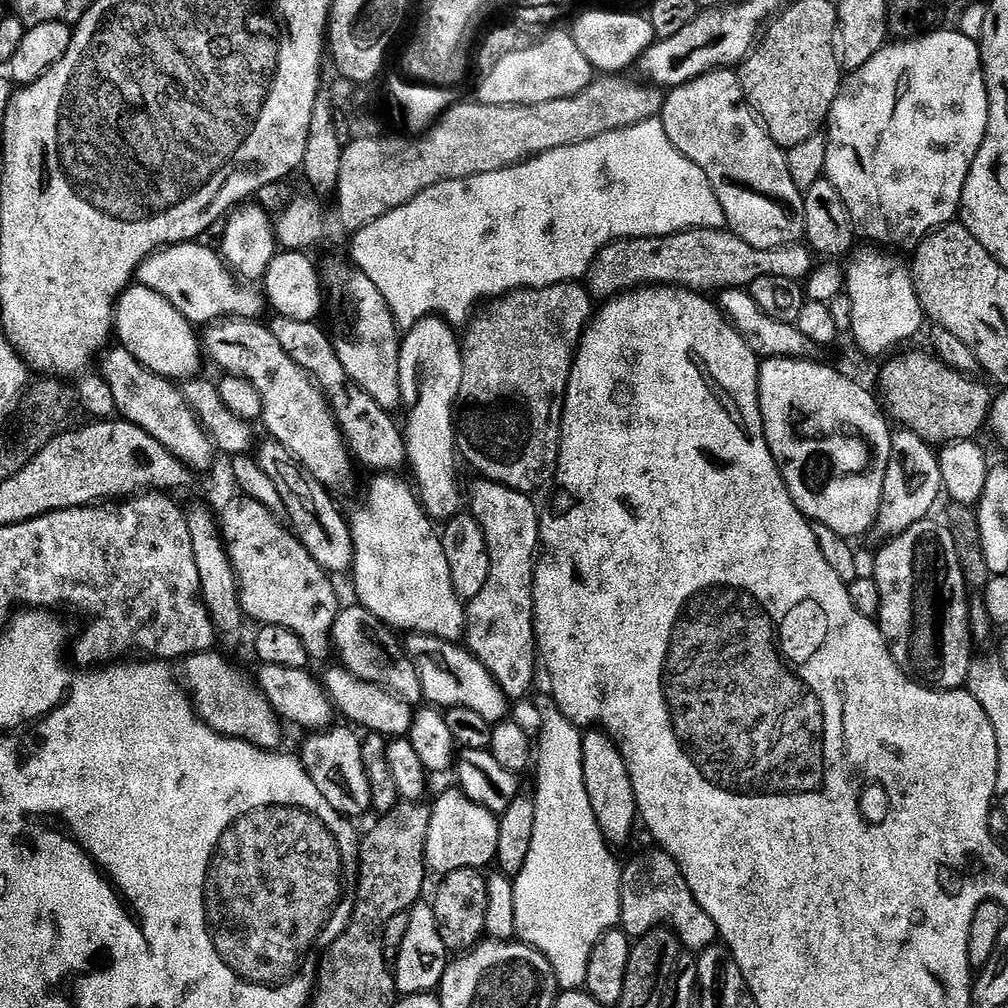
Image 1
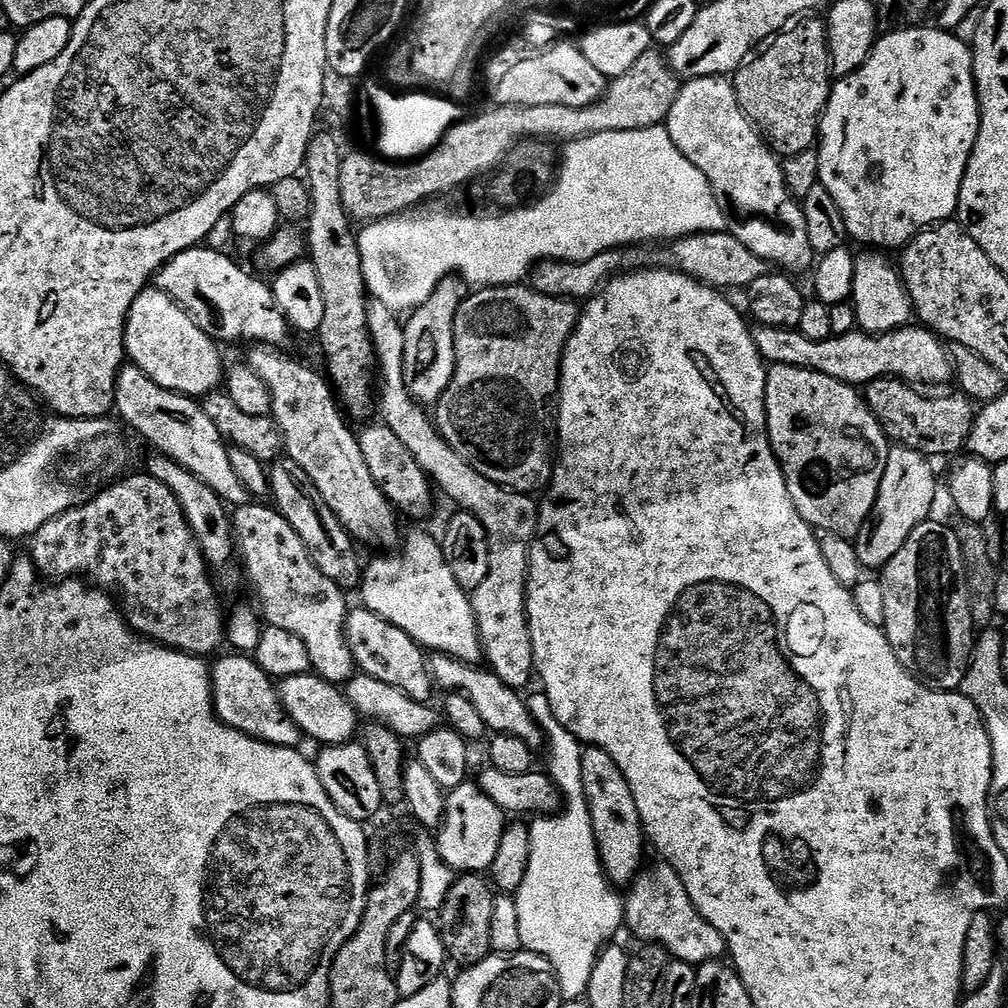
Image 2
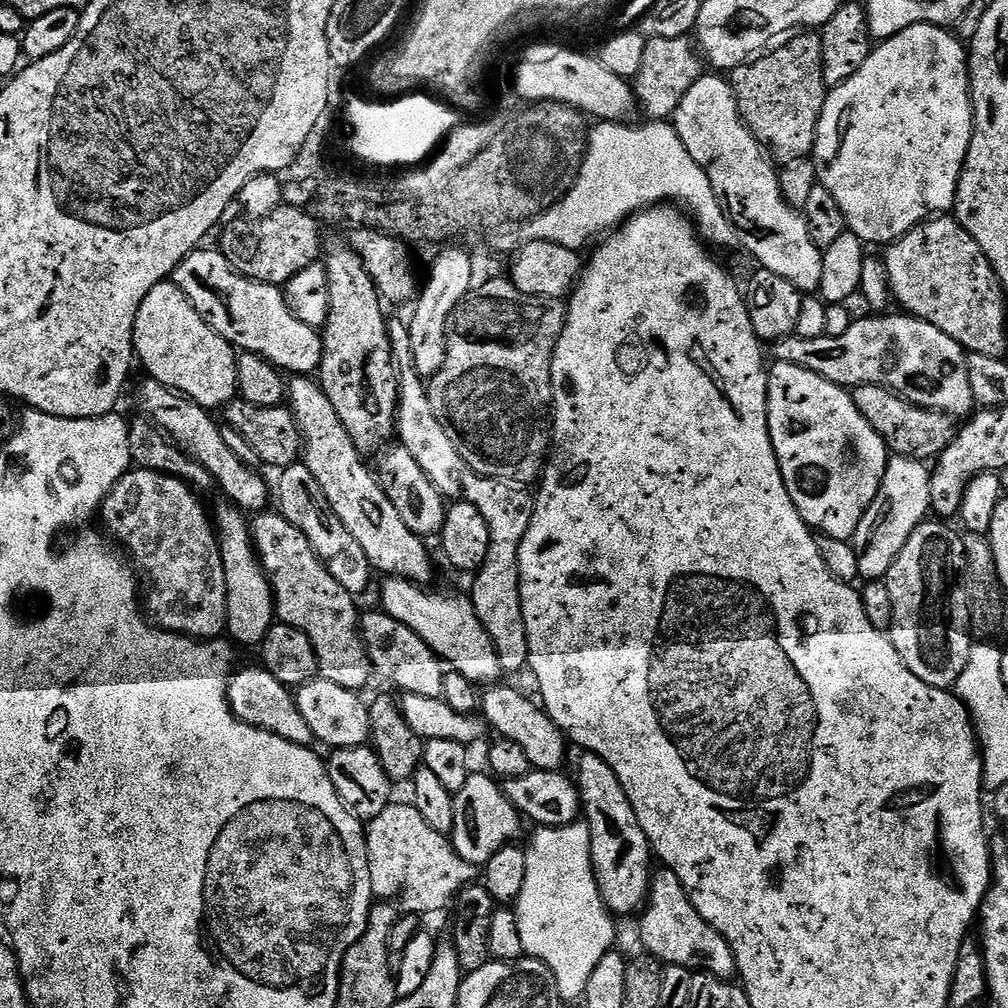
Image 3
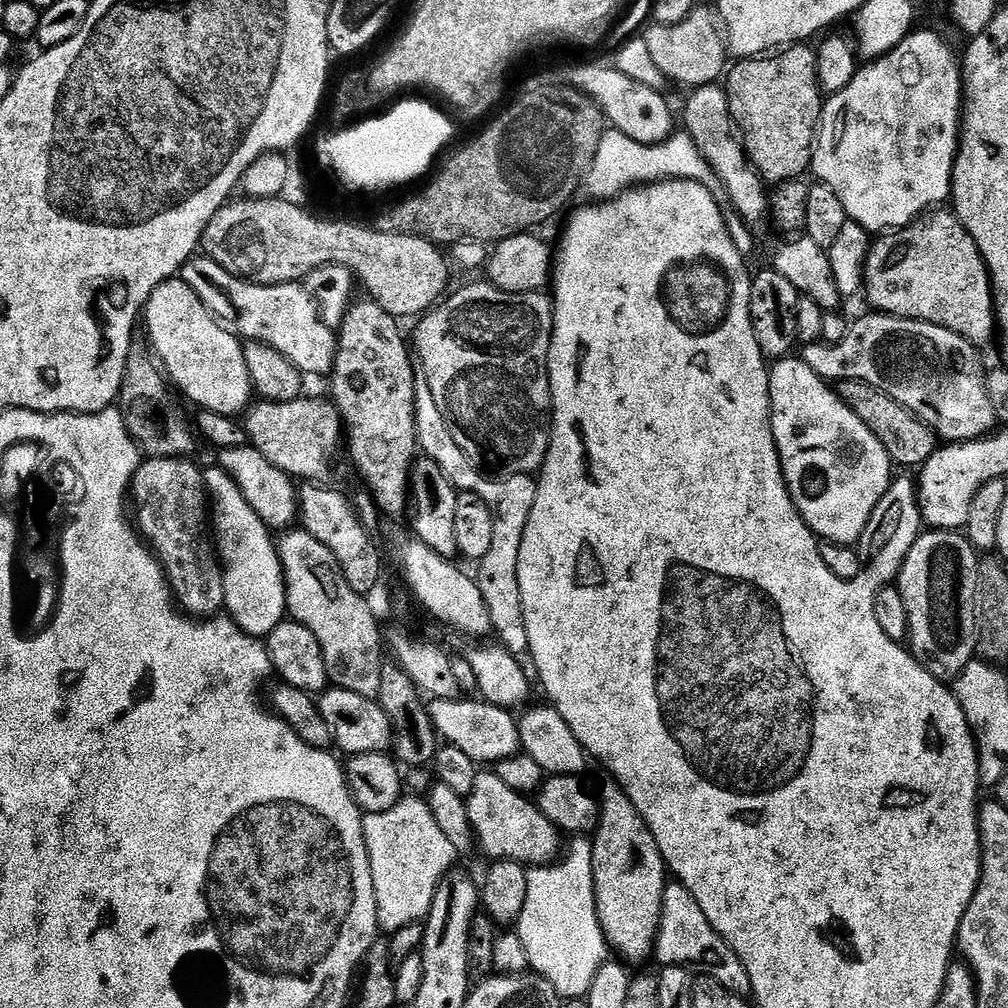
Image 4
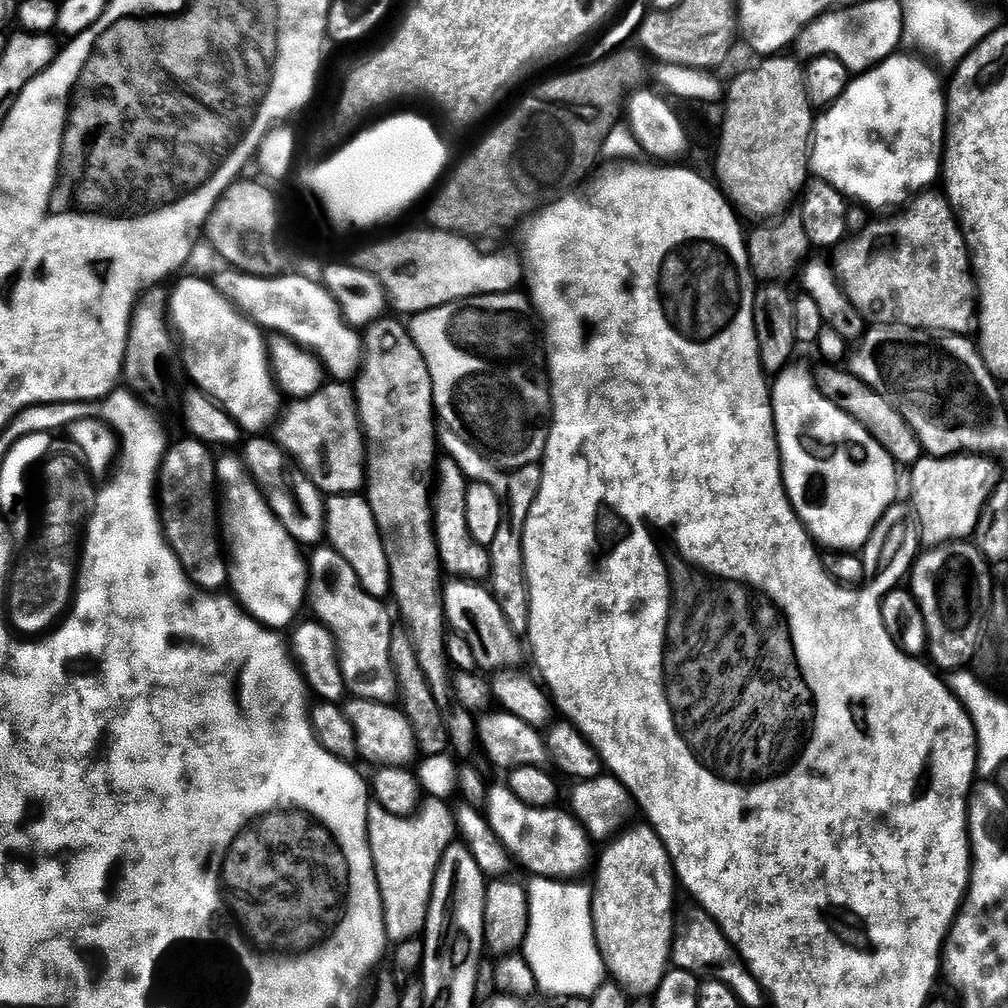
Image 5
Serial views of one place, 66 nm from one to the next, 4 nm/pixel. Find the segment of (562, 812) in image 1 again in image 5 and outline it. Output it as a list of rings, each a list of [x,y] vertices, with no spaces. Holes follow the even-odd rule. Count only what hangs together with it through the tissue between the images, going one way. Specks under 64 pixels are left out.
[[[567,879],[529,881],[526,887],[530,922],[522,955],[530,970],[534,970],[537,989],[559,998],[590,998],[606,982],[604,955],[596,941],[592,921],[593,889]]]

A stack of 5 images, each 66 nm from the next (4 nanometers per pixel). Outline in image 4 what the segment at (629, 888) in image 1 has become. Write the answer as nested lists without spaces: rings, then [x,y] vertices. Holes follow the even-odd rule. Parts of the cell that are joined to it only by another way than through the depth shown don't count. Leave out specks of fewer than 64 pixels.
[[[668,882],[664,885],[664,901],[660,929],[656,932],[654,956],[661,960],[664,968],[695,970],[699,975],[722,982],[726,990],[737,992],[740,996],[747,997],[752,991],[746,966],[742,966],[738,954],[734,954],[732,947],[718,935],[714,926],[710,926],[710,918],[702,914],[702,906],[698,906],[694,894],[690,894],[688,887],[682,883]]]

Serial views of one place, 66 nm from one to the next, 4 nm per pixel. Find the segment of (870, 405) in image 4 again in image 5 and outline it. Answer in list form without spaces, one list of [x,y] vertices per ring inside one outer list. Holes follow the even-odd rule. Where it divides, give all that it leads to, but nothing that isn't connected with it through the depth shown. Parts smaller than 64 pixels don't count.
[[[838,366],[824,367],[828,368],[815,369],[814,372],[816,385],[822,395],[830,398],[834,406],[838,406],[843,412],[854,417],[878,441],[882,450],[890,454],[890,458],[895,460],[897,465],[917,464],[921,456],[925,455],[924,447],[921,446],[918,434],[908,425],[904,415],[890,402],[886,402],[886,398],[882,398],[878,390],[866,386],[866,382],[862,382],[854,373]]]

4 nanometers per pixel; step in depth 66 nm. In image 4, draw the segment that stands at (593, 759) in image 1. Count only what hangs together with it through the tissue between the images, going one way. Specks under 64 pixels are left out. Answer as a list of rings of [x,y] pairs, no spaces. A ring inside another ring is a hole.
[[[609,782],[604,789],[599,789],[600,822],[596,826],[592,840],[592,873],[596,887],[596,913],[604,931],[604,939],[609,949],[616,952],[625,961],[644,960],[653,955],[656,947],[656,932],[660,929],[660,915],[664,901],[664,885],[666,883],[666,865],[658,850],[658,842],[654,834],[646,826],[642,814],[630,802],[624,789],[615,782]]]

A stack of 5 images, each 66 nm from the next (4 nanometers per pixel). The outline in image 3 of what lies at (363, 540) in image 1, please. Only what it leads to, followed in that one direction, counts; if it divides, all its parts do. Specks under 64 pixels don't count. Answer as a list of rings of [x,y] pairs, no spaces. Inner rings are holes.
[[[388,578],[383,582],[384,589],[380,592],[383,611],[414,630],[453,673],[480,686],[495,685],[499,681],[496,679],[505,675],[494,642],[482,626],[476,608],[467,595],[443,596],[440,592],[427,592],[427,587],[399,578]]]

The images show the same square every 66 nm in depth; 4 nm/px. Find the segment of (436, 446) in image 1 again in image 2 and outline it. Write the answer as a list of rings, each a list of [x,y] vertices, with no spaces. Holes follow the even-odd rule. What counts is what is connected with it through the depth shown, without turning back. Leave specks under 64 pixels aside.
[[[453,274],[441,280],[430,298],[413,309],[404,324],[404,380],[413,399],[425,406],[435,405],[450,384],[456,365],[454,318],[461,303],[470,294],[467,281]]]

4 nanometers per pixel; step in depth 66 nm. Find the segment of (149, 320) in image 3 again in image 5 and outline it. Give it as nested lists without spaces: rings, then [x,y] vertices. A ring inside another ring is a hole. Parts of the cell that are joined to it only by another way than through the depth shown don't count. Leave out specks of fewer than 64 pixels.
[[[192,274],[185,280],[179,280],[175,281],[177,284],[167,297],[166,312],[170,318],[172,315],[172,324],[184,343],[184,368],[189,378],[200,392],[223,408],[245,433],[263,433],[263,428],[268,423],[271,425],[281,411],[282,394],[268,366],[268,350],[261,329],[239,315],[219,292],[210,290],[207,279]],[[208,308],[216,308],[216,320],[208,320]]]

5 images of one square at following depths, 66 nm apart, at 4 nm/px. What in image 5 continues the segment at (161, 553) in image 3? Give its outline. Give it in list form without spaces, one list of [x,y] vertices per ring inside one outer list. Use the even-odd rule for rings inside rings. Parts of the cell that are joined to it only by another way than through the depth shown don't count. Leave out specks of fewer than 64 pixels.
[[[185,438],[169,447],[158,471],[158,519],[164,539],[172,553],[180,560],[188,580],[196,588],[208,594],[216,594],[229,583],[228,560],[222,555],[222,532],[218,527],[218,481],[216,479],[216,460],[211,456],[209,445],[200,440]]]

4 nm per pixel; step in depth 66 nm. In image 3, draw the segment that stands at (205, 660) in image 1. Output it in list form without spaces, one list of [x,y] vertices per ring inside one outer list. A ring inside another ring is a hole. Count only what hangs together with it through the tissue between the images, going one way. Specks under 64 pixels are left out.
[[[263,666],[244,668],[241,672],[240,669],[233,671],[228,684],[228,701],[237,719],[250,726],[273,732],[295,744],[308,746],[313,743],[312,730],[307,725],[306,718],[302,716],[302,710],[296,704],[293,689],[278,682],[278,678],[274,678],[274,674],[267,672]]]

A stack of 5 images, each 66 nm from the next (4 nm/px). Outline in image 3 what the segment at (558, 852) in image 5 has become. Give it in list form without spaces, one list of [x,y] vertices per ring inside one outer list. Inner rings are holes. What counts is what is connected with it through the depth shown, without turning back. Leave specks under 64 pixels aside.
[[[469,775],[466,786],[455,793],[452,805],[454,822],[450,841],[466,862],[483,866],[490,862],[490,858],[494,858],[494,854],[498,854],[498,850],[519,841],[516,839],[520,836],[521,812],[508,800],[503,787],[491,775]]]

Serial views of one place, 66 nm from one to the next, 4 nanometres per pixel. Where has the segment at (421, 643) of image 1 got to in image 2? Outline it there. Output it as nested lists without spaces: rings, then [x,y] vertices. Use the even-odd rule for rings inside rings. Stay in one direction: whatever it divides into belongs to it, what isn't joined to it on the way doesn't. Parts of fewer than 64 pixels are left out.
[[[439,654],[431,657],[430,671],[433,681],[439,687],[441,684],[444,690],[455,690],[468,696],[470,702],[474,702],[474,706],[478,706],[478,714],[482,714],[482,722],[486,722],[486,726],[493,733],[522,738],[522,742],[529,744],[533,750],[545,747],[546,737],[533,718],[525,697],[517,689],[506,686],[506,682],[502,682],[502,678],[498,678],[495,672],[485,670],[480,666],[463,664],[462,661],[456,660],[452,656]]]

